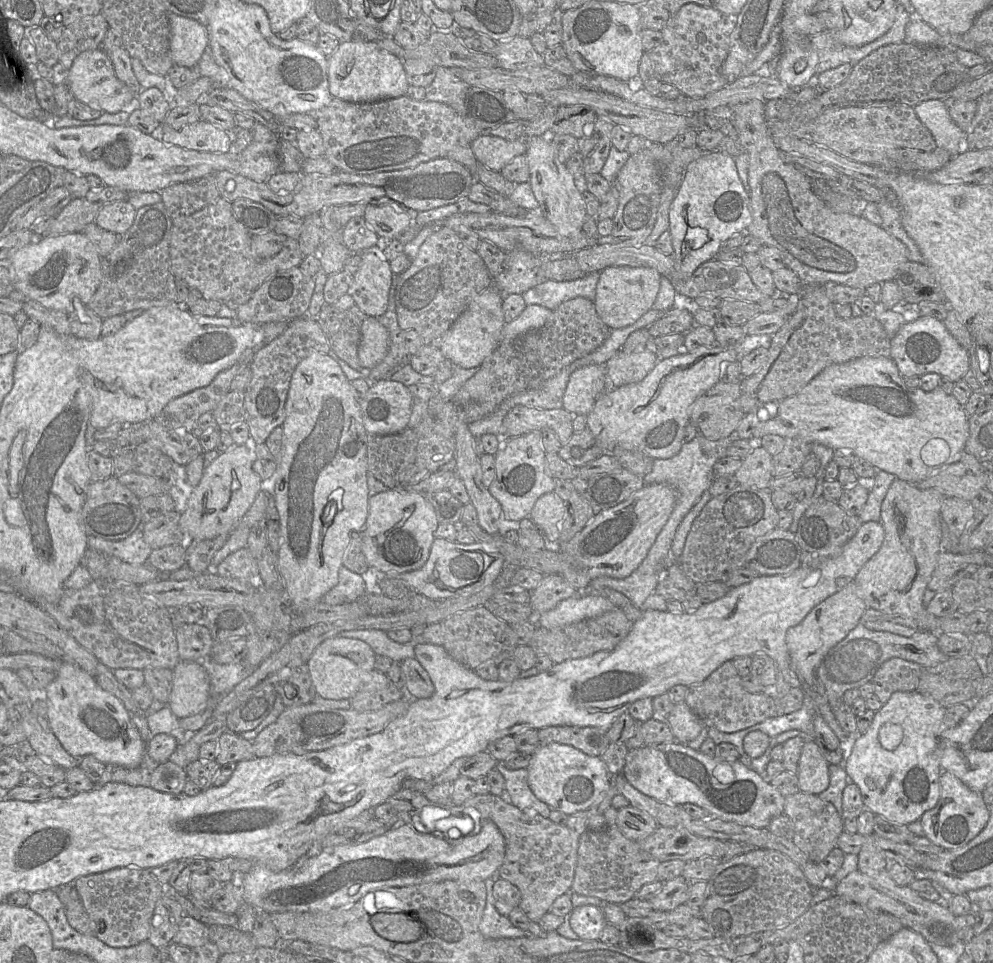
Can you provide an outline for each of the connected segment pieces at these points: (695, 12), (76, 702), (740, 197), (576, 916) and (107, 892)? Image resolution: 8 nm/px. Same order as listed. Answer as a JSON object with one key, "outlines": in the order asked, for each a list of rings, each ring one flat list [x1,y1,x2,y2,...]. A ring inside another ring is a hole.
{"outlines":[[[695,3,683,5,661,30,660,43,648,52,655,77,661,82,674,85,681,95,687,97,703,97,724,87,728,82,721,73,721,66,728,54,734,26,734,17,714,7,703,7]],[[62,662,55,674,54,680,44,689,46,718,62,747,75,758,92,755,104,764,139,767,146,743,122,702,101,688,92,675,76,664]],[[714,150,692,161,676,188,669,210,668,231,679,278,687,279,701,264,715,259,721,244,745,232,751,222,750,196,738,175,735,158]],[[594,905,575,907,568,916,572,930,582,940,599,940,608,924,601,908]],[[119,867,114,868,105,872,96,873,96,874,90,874,78,877,73,882,73,886,78,892,79,898,82,901,85,910,87,911,90,920,93,922,93,932,94,935,104,942,105,944,111,946,111,947,131,947,135,946,145,940,147,940,150,932,150,923,151,918,154,912,154,909,156,907,156,904,158,900,166,893,166,887,165,885,161,884,150,872,149,869,143,869,143,868,137,868,137,867]]]}

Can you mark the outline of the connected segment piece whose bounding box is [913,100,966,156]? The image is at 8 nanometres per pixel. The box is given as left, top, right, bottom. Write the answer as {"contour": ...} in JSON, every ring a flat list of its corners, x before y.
{"contour":[[928,100,913,107,917,117,931,132,938,147,952,156,960,154,960,143,966,133,950,116,947,104,942,100]]}

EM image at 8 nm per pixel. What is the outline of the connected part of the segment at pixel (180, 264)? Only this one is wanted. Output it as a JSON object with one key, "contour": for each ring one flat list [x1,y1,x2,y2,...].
{"contour":[[217,199,187,217,173,219,170,242,171,271,205,299,224,301,238,289,254,291,269,277,300,265,305,256,298,239,287,238,282,250,271,258,261,259,252,251,252,236,236,219,232,203]]}

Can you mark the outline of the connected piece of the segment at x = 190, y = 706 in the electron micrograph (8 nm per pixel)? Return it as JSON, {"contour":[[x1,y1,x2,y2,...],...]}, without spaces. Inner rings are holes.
{"contour":[[180,660,173,668,172,690,167,706,181,719,203,710,210,698,210,680,198,664]]}

